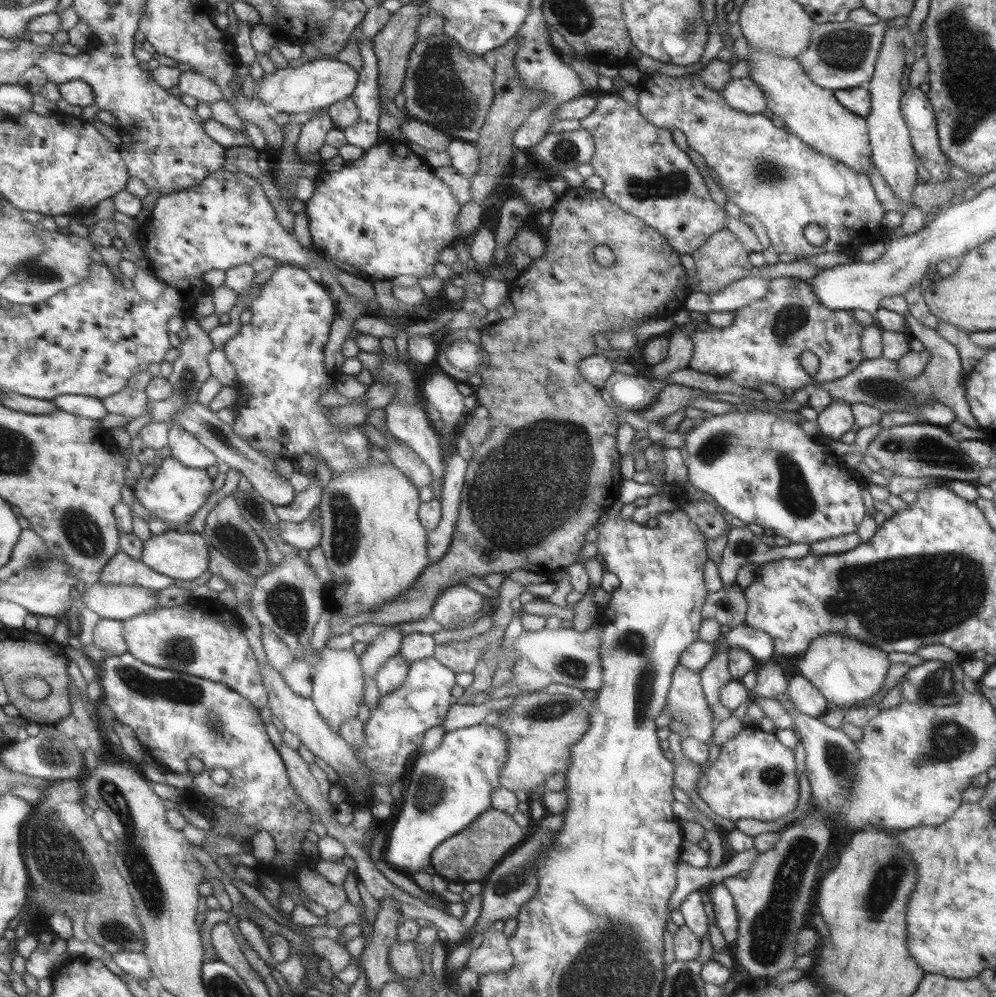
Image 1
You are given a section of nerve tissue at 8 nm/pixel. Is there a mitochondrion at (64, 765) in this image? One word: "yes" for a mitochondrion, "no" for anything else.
no

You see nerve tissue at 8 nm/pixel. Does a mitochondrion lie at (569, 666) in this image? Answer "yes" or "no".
yes

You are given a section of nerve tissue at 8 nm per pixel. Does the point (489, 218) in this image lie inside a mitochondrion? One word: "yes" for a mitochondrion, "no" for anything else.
no

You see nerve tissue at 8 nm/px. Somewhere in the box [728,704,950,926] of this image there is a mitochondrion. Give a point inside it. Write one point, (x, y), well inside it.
(883, 887)

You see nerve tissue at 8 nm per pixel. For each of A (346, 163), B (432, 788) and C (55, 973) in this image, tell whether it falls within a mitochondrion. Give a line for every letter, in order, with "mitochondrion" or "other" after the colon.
A: other
B: mitochondrion
C: other

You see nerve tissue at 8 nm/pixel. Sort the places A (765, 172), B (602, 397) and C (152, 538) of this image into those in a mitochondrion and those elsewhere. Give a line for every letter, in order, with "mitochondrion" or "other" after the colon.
A: mitochondrion
B: other
C: other

